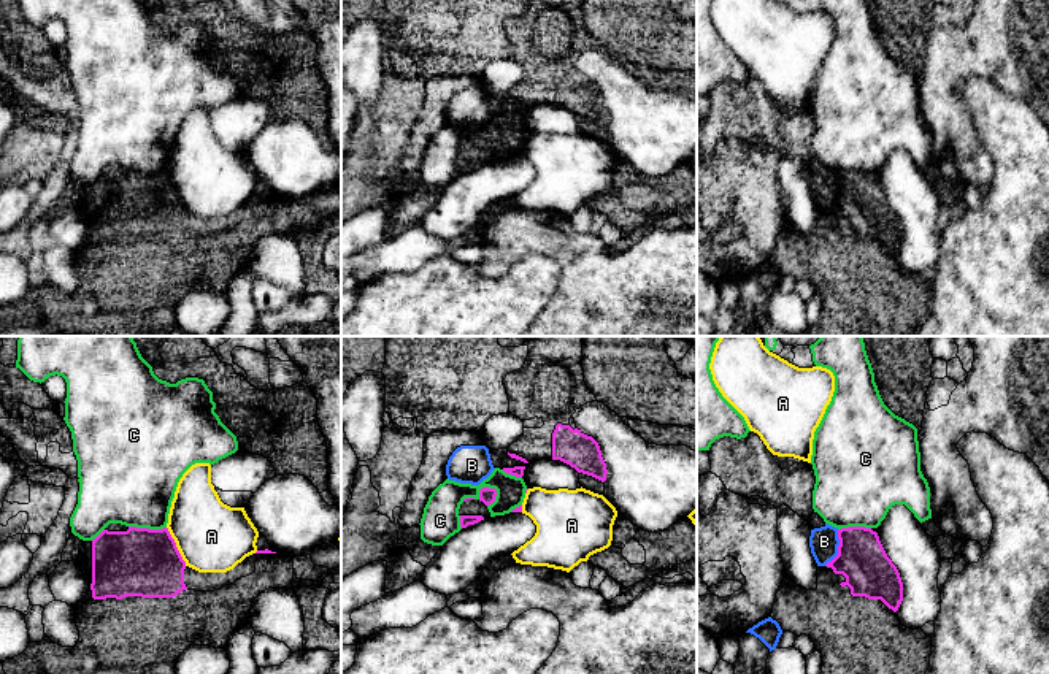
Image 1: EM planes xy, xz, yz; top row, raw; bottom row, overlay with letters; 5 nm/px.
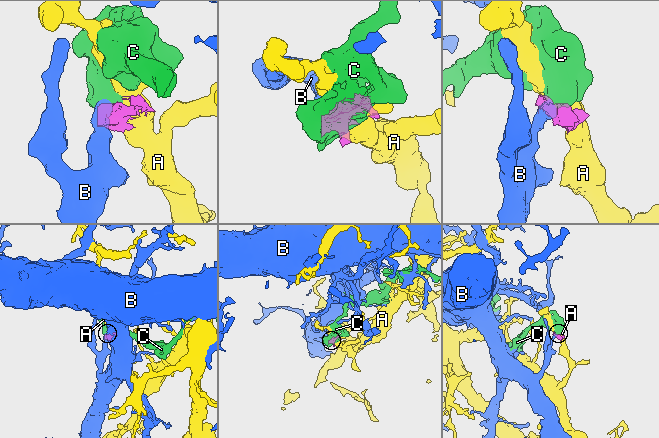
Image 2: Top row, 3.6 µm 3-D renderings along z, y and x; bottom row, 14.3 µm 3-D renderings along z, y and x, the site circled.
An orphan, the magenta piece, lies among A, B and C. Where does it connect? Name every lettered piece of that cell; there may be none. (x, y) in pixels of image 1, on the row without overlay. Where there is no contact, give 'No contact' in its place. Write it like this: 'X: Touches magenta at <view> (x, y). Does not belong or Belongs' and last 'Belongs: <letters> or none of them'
A: Touches magenta at xy (175, 191). Does not belong
B: Touches magenta at yz (838, 194). Does not belong
C: Touches magenta at xz (495, 138). Does not belong
Belongs: none of them

